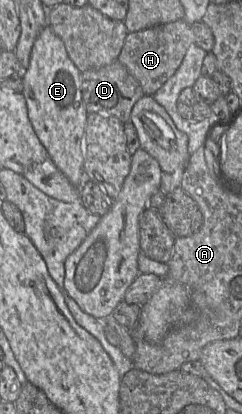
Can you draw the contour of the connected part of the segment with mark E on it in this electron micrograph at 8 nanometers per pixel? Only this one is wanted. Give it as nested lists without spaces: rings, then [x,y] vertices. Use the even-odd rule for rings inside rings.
[[[46,26],[36,38],[22,81],[28,118],[37,137],[58,169],[81,190],[85,184],[84,133],[88,115],[82,99],[81,72],[50,26]]]

